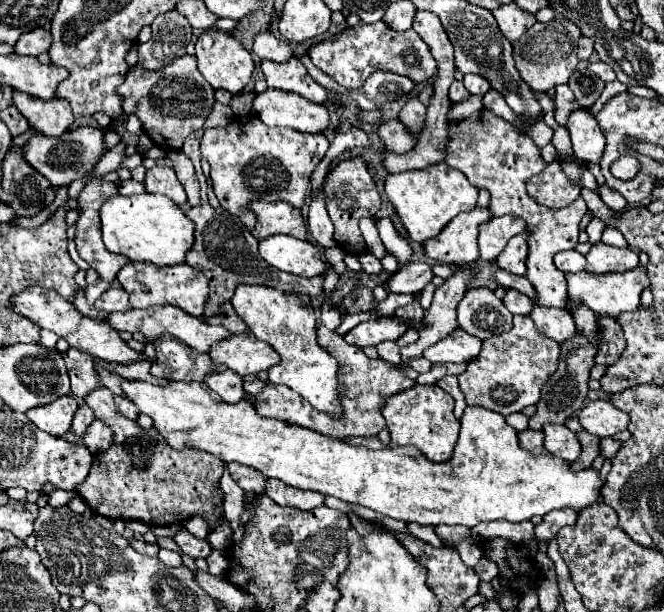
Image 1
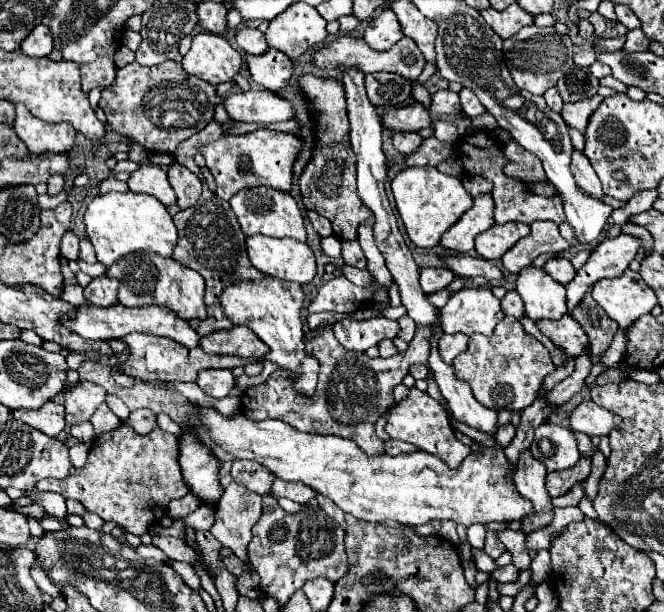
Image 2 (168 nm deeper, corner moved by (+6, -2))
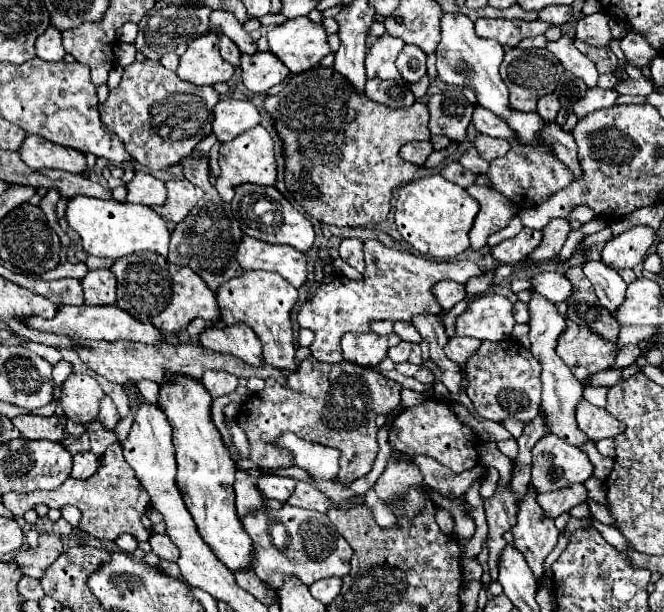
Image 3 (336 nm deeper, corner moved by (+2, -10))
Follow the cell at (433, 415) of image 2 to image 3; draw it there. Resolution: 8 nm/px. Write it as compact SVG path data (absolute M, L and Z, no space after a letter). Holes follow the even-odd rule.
M428 398L426 402L418 406L404 408L390 430L390 446L394 450L402 450L406 454L424 454L438 460L442 466L450 468L456 474L462 474L464 470L472 470L478 464L478 452L476 452L476 438L474 432L460 424L456 414L450 410L446 402Z

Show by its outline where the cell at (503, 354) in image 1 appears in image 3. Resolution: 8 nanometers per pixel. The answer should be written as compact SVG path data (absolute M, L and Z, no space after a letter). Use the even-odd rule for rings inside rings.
M506 338L500 342L482 342L480 348L468 358L464 370L468 378L466 394L482 418L494 422L504 422L506 418L530 422L538 416L542 394L542 366L530 354L530 350L520 346L514 338Z

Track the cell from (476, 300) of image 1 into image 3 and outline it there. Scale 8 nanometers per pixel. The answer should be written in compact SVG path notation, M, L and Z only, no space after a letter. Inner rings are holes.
M486 294L474 298L456 318L456 334L496 342L510 338L514 324L512 302L498 294Z

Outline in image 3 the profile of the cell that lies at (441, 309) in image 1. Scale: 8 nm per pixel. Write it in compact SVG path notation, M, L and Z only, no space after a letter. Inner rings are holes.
M308 356L300 362L300 368L288 376L286 386L268 378L264 390L252 394L240 406L238 424L248 434L252 448L250 460L264 472L290 466L290 462L286 462L286 454L278 454L274 446L266 446L266 442L272 442L278 434L290 430L304 440L338 448L342 452L340 474L346 482L352 482L372 470L378 456L376 416L388 414L400 406L400 390L398 382L374 372L372 368L346 360L326 364Z

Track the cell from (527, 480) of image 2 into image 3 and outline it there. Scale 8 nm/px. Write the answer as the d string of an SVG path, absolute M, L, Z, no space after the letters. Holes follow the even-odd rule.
M530 484L526 496L520 502L518 524L514 526L512 534L514 534L514 546L524 554L534 576L540 578L544 574L542 570L544 558L556 546L560 530L554 526L554 520L542 514L544 510L536 498L538 490L534 488L534 484Z

